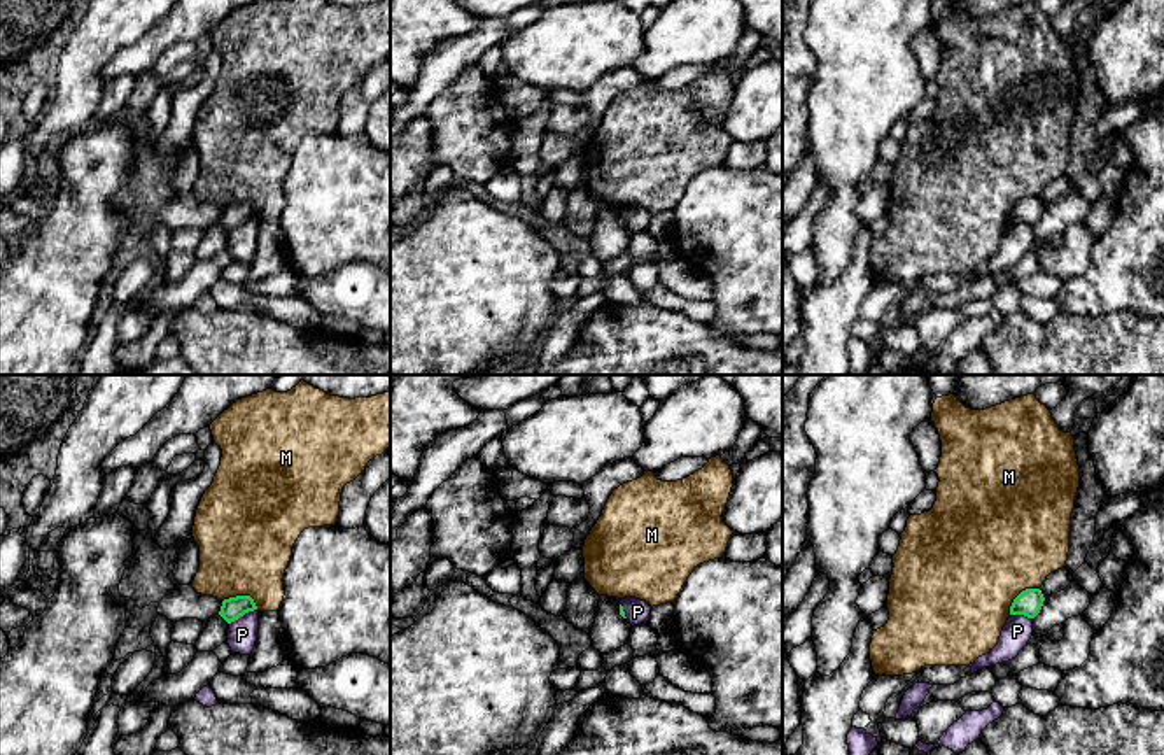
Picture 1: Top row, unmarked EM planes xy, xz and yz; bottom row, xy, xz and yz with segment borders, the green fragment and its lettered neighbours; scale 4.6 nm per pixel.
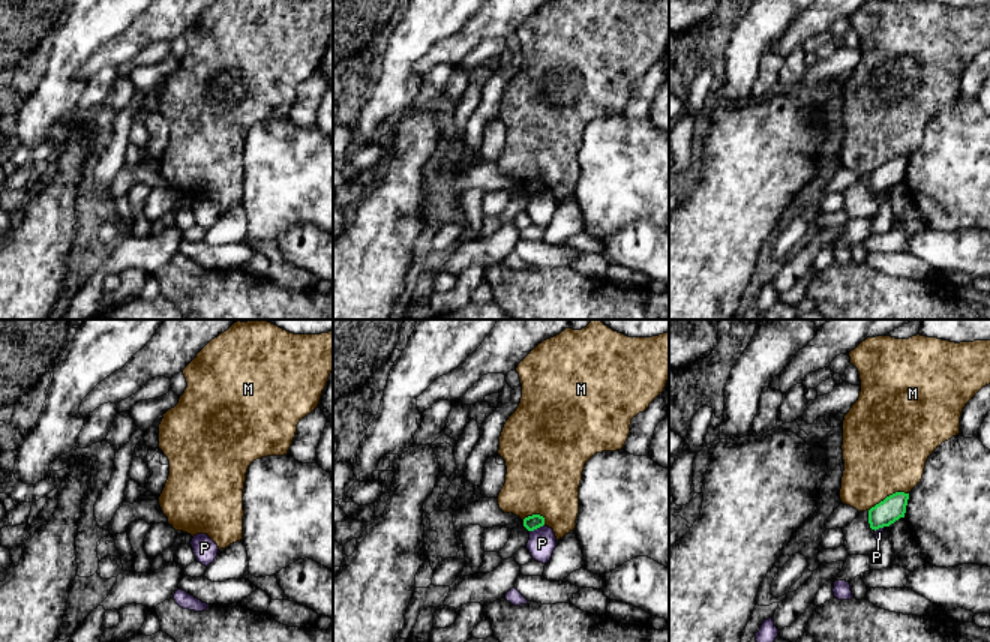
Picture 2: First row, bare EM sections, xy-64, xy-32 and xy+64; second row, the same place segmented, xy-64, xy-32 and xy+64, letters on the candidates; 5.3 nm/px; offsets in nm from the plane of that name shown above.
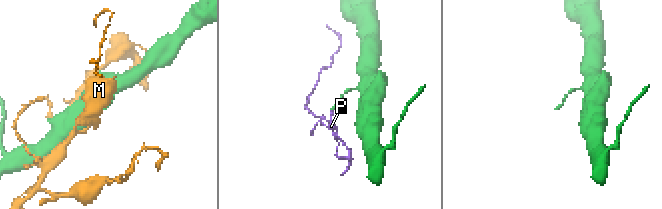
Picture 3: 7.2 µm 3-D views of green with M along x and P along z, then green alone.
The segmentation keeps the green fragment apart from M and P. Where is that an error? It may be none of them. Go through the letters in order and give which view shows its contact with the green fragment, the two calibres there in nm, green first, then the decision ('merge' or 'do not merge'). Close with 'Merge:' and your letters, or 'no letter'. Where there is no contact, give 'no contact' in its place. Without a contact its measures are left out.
M: xy | 100/440 nm | do not merge
P: xy | 100/140 nm | do not merge
Merge: no letter

